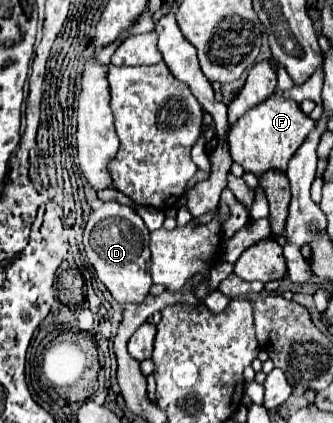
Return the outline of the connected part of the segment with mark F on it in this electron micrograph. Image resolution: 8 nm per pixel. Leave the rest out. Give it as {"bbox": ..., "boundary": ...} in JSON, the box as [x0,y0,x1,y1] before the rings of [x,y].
{"bbox":[228,93,314,175],"boundary":[[[272,93],[266,101],[248,109],[236,123],[230,125],[228,133],[228,149],[234,163],[238,163],[244,171],[254,175],[262,175],[268,169],[286,171],[288,161],[294,157],[296,149],[304,143],[308,133],[314,129],[314,121],[304,115],[294,99],[286,99],[284,95]]]}

